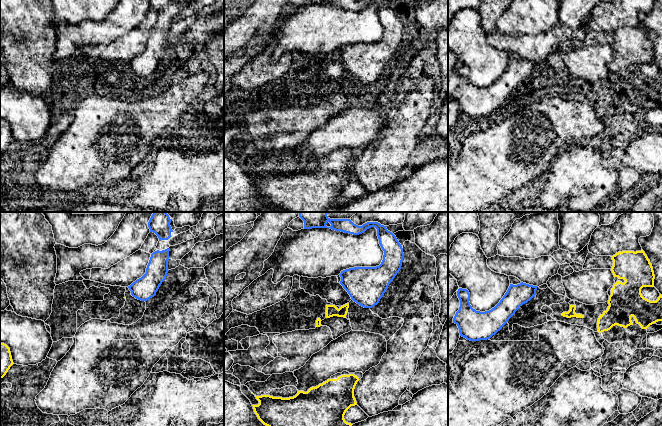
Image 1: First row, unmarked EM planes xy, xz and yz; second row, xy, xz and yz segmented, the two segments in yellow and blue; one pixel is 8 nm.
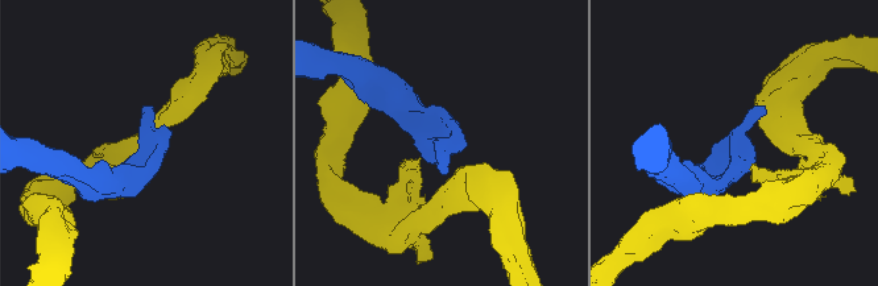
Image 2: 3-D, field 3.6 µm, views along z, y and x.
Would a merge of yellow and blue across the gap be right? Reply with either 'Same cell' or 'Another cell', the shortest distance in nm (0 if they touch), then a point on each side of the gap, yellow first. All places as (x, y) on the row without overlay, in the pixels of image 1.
Another cell. Distance 50 nm. Across: xz (348, 79), (352, 75)

